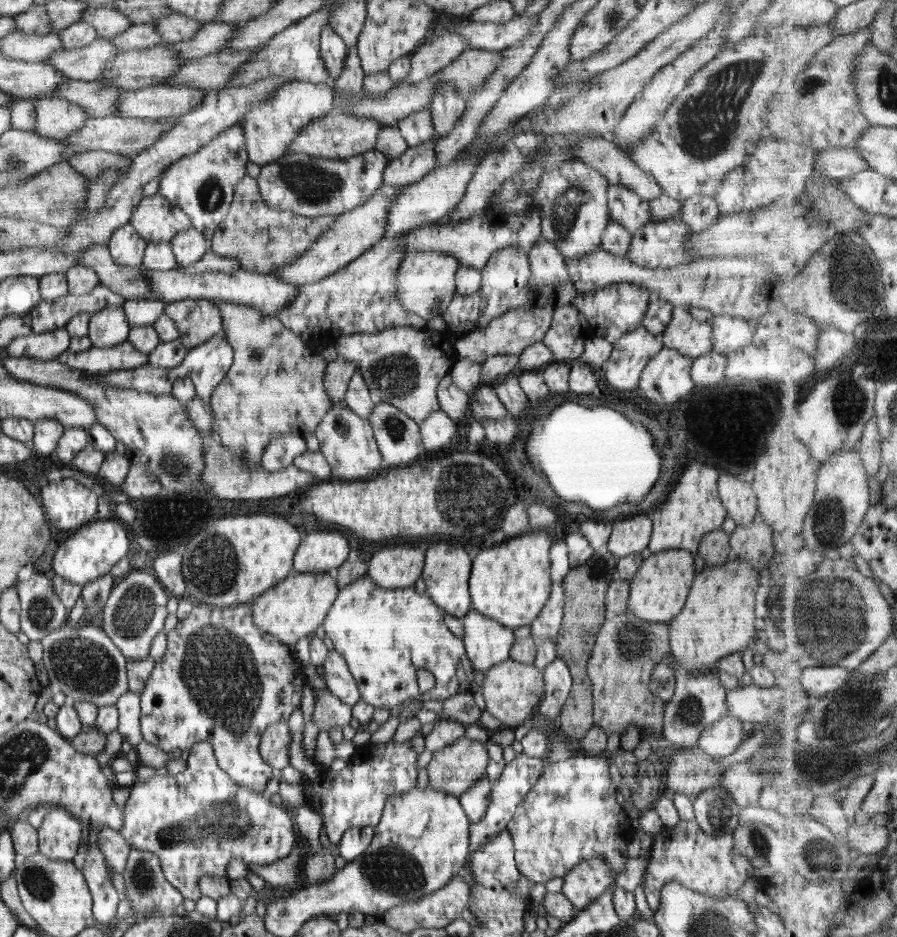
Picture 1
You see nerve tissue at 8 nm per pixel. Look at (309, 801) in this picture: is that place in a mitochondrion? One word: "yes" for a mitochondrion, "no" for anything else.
no

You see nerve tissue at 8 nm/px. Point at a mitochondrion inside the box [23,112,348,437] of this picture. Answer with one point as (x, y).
(210, 194)

